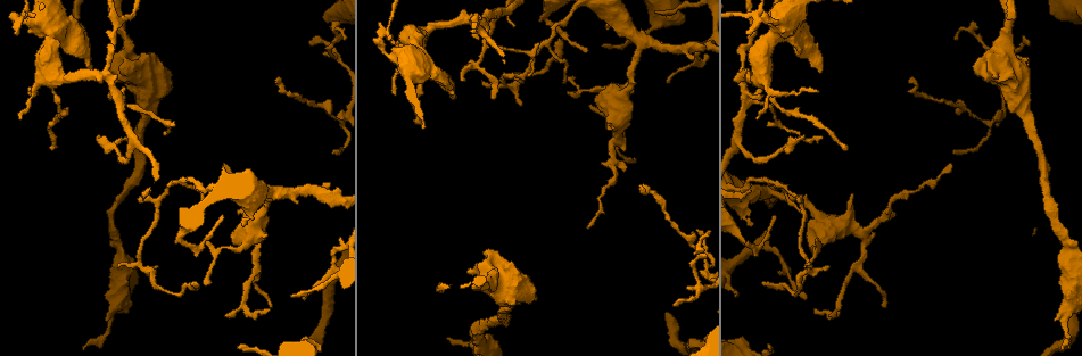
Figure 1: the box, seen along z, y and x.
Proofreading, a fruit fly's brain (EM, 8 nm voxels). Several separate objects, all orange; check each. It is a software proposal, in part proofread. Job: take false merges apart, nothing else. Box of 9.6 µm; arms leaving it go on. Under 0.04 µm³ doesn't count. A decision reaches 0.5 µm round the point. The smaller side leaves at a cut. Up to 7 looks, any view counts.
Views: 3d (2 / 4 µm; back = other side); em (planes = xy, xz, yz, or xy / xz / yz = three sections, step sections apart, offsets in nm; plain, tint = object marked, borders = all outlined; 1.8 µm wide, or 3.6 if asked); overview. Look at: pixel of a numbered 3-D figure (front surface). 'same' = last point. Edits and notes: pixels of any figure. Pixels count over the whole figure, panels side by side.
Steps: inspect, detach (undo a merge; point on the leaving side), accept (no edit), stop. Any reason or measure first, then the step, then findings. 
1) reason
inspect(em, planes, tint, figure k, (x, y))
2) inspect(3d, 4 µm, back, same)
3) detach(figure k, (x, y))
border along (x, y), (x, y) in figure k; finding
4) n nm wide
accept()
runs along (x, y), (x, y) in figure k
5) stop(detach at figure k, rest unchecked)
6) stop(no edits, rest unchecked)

inspect(3d, 2 µm, figure 1, (116, 25))

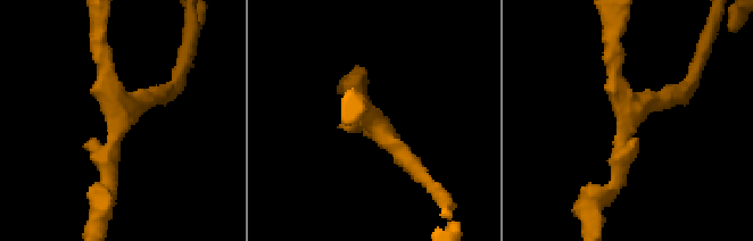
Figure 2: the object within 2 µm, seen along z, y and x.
inspect(em, xy, step 4, tint, figure 2, (120, 121))

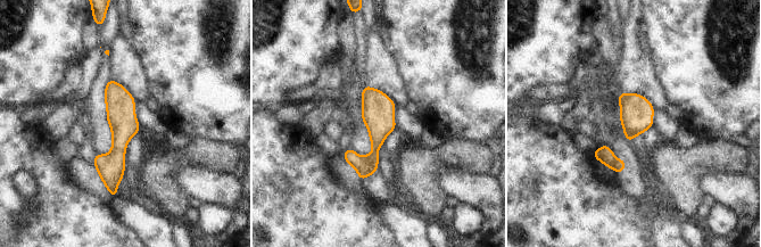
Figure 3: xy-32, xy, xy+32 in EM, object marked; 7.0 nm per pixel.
cut it another way
inspect(em, planes, borders, same)

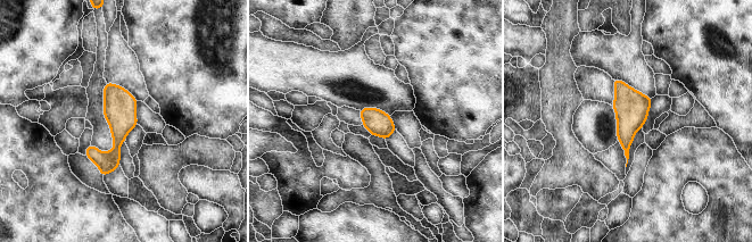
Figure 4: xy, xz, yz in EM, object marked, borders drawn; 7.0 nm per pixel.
180 nm wide
accept()
runs along (108, 85), (117, 144), (104, 172) in figure 4; all the same neuron

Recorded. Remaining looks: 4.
four or more arms meet
inspect(3d, 4 µm, back, figure 1, (617, 136))

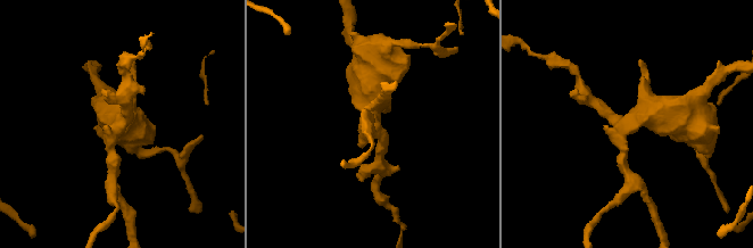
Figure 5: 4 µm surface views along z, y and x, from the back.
4 arms
inspect(em, 3.6 µm, xy, step 4, tint, figure 5, (116, 123))

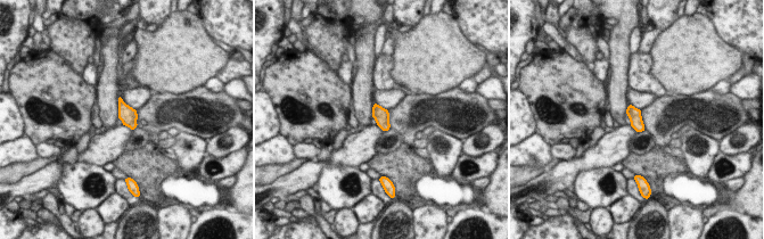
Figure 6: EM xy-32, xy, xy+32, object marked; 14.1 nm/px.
inspect(em, 3.6 µm, planes, tint, same)

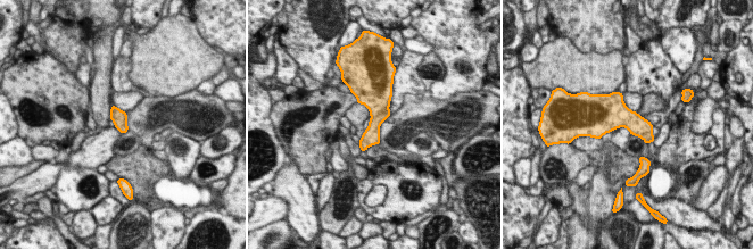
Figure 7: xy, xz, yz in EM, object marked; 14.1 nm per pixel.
accept()
one neuron here

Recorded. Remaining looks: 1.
stop(no edits, rest unchecked)

